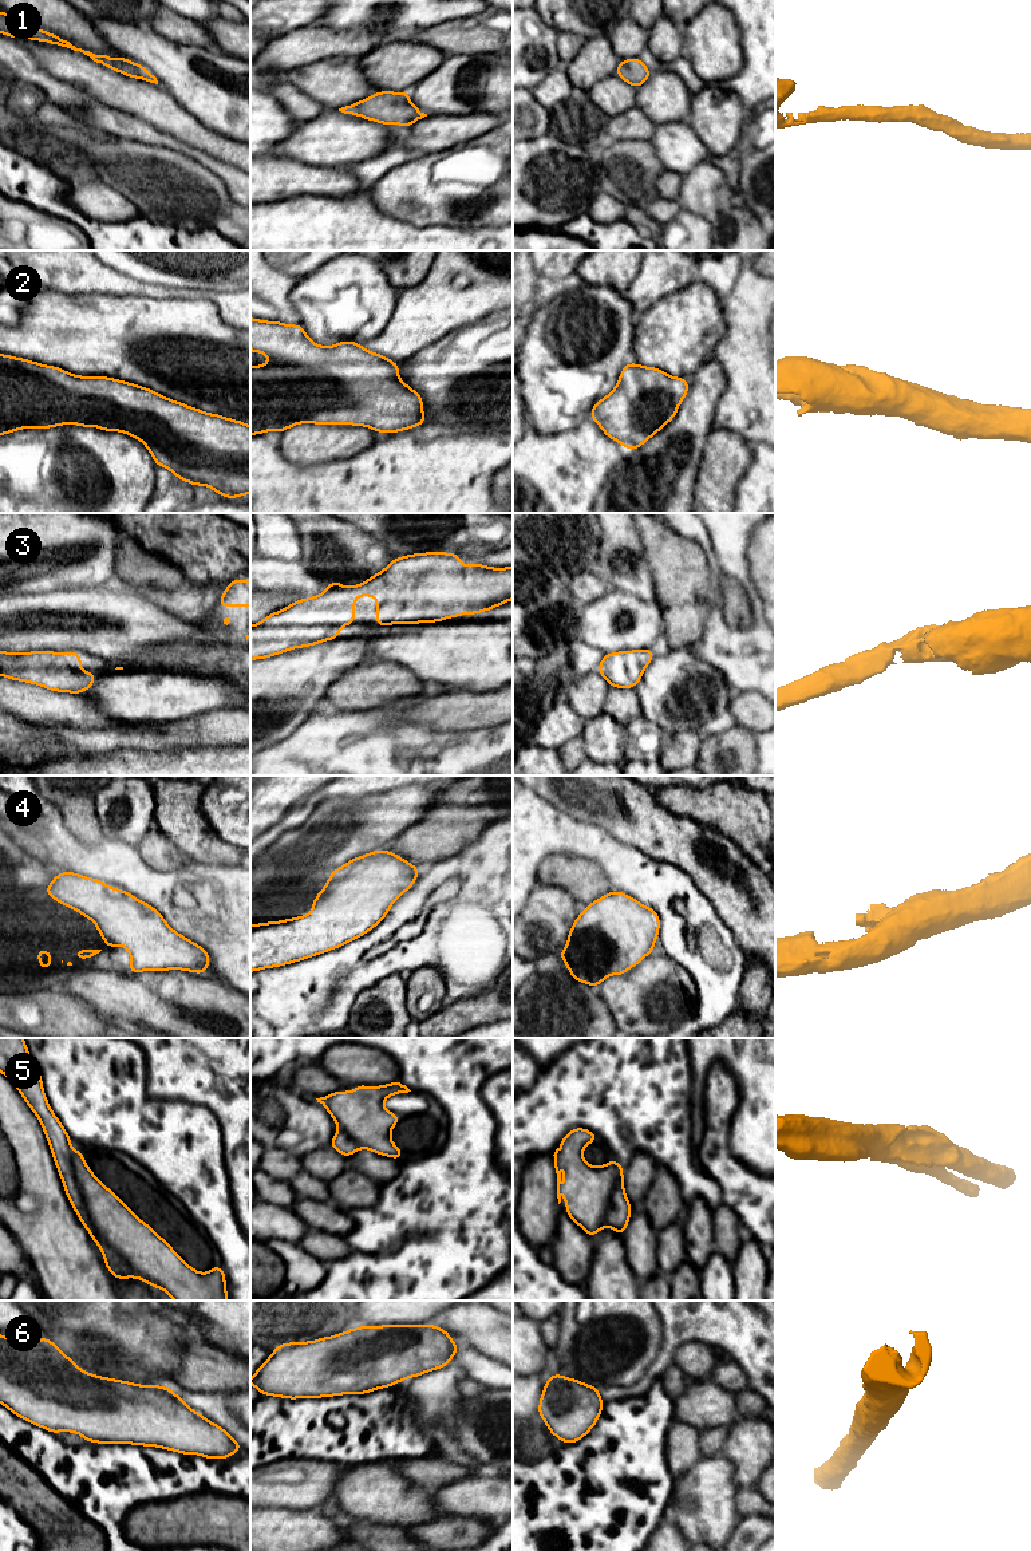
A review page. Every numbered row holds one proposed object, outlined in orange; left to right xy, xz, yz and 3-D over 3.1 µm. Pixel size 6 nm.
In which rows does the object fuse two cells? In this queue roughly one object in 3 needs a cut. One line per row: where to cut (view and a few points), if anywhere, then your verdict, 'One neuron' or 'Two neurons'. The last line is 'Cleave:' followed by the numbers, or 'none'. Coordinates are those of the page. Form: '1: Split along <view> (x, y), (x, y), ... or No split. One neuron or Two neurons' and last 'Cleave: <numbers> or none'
1: No split. One neuron
2: No split. One neuron
3: No split. One neuron
4: No split. One neuron
5: Split along xy (71, 1152), (72, 1173), (94, 1232), (147, 1282). Two neurons
6: No split. One neuron
Cleave: 5

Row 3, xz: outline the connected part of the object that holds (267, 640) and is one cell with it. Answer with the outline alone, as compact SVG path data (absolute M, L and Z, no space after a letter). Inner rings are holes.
M427 552L395 557L383 571L374 573L359 585L344 587L329 581L325 591L315 597L300 599L291 605L273 612L261 623L250 625L250 660L265 659L292 648L315 646L321 642L339 639L341 625L355 624L355 601L358 596L376 597L375 625L435 623L459 615L475 615L506 604L513 599L513 567L491 568L483 564L462 565L462 559L454 553Z

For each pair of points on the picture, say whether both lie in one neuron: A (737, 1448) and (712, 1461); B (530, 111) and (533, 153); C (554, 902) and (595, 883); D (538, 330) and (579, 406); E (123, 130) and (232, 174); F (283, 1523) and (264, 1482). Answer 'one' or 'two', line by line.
A: two
B: two
C: two
D: one
E: one
F: two

